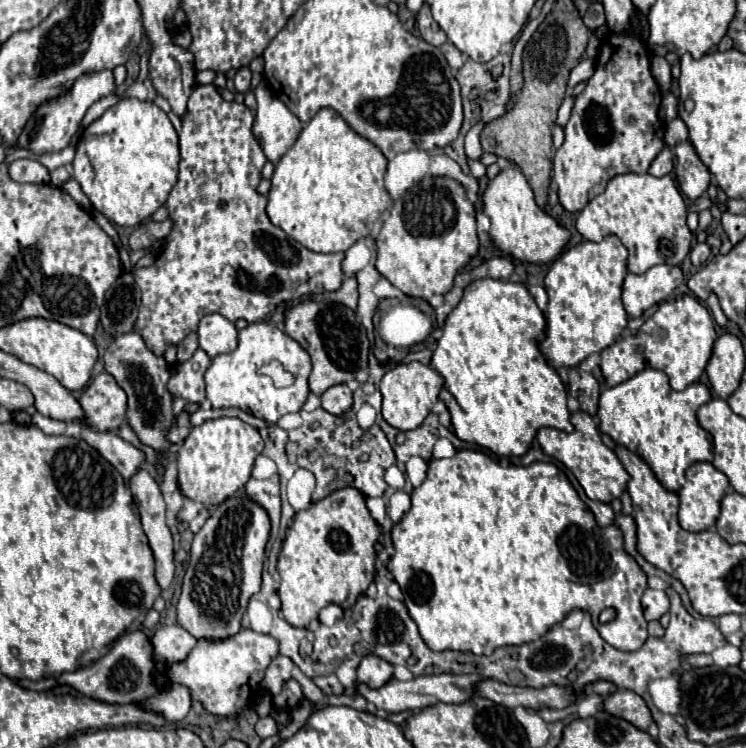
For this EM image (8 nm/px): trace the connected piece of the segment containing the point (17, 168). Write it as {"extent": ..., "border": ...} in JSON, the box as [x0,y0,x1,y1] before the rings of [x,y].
{"extent":[8,158,50,184],"border":[[[22,158],[16,160],[8,166],[8,174],[14,182],[32,182],[32,184],[50,184],[50,174],[48,168],[44,168],[42,164]]]}

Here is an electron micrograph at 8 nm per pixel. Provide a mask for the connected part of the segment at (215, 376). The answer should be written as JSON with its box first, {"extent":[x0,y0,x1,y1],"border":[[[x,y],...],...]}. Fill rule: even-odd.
{"extent":[206,322,310,422],"border":[[[268,322],[248,324],[238,332],[238,348],[228,354],[218,354],[212,358],[210,368],[206,370],[206,398],[212,408],[240,408],[256,418],[266,422],[278,422],[288,412],[298,412],[310,392],[308,376],[310,376],[310,356],[308,352],[280,328],[270,326]],[[272,360],[282,362],[282,366],[294,374],[296,382],[290,388],[274,388],[269,376],[265,376],[262,366],[269,365]]]}

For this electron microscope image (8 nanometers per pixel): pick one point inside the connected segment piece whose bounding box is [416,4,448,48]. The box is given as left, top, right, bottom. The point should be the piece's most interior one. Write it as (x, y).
(428, 27)

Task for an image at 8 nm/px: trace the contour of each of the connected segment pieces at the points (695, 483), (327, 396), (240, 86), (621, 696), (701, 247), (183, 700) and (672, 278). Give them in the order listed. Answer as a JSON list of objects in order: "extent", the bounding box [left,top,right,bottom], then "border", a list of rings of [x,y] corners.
[{"extent":[678,462,730,532],"border":[[[696,462],[686,470],[686,484],[678,492],[678,522],[688,532],[702,532],[716,524],[720,500],[730,492],[728,478],[710,462]]]},{"extent":[320,384,352,416],"border":[[[336,384],[336,386],[328,388],[320,396],[320,400],[322,400],[322,408],[326,412],[340,416],[340,414],[348,412],[352,406],[352,390],[346,384]]]},{"extent":[234,68,250,94],"border":[[[240,68],[236,72],[234,86],[236,86],[236,92],[242,92],[242,94],[248,92],[248,88],[250,88],[250,68]]]},{"extent":[604,690,652,730],"border":[[[630,690],[612,692],[604,700],[604,712],[612,714],[616,718],[624,718],[640,730],[646,730],[652,724],[652,716],[650,716],[650,710],[648,710],[646,702]]]},{"extent":[689,242,712,266],"border":[[[698,242],[689,252],[689,257],[694,266],[701,266],[711,256],[712,246],[708,242]]]},{"extent":[142,688,192,722],"border":[[[170,688],[162,694],[146,698],[142,706],[150,712],[162,714],[168,722],[182,720],[192,708],[192,694],[188,688]]]},{"extent":[622,264,682,318],"border":[[[668,264],[654,266],[644,274],[626,274],[622,286],[622,302],[628,318],[640,318],[650,306],[666,300],[682,282],[682,270]]]}]

